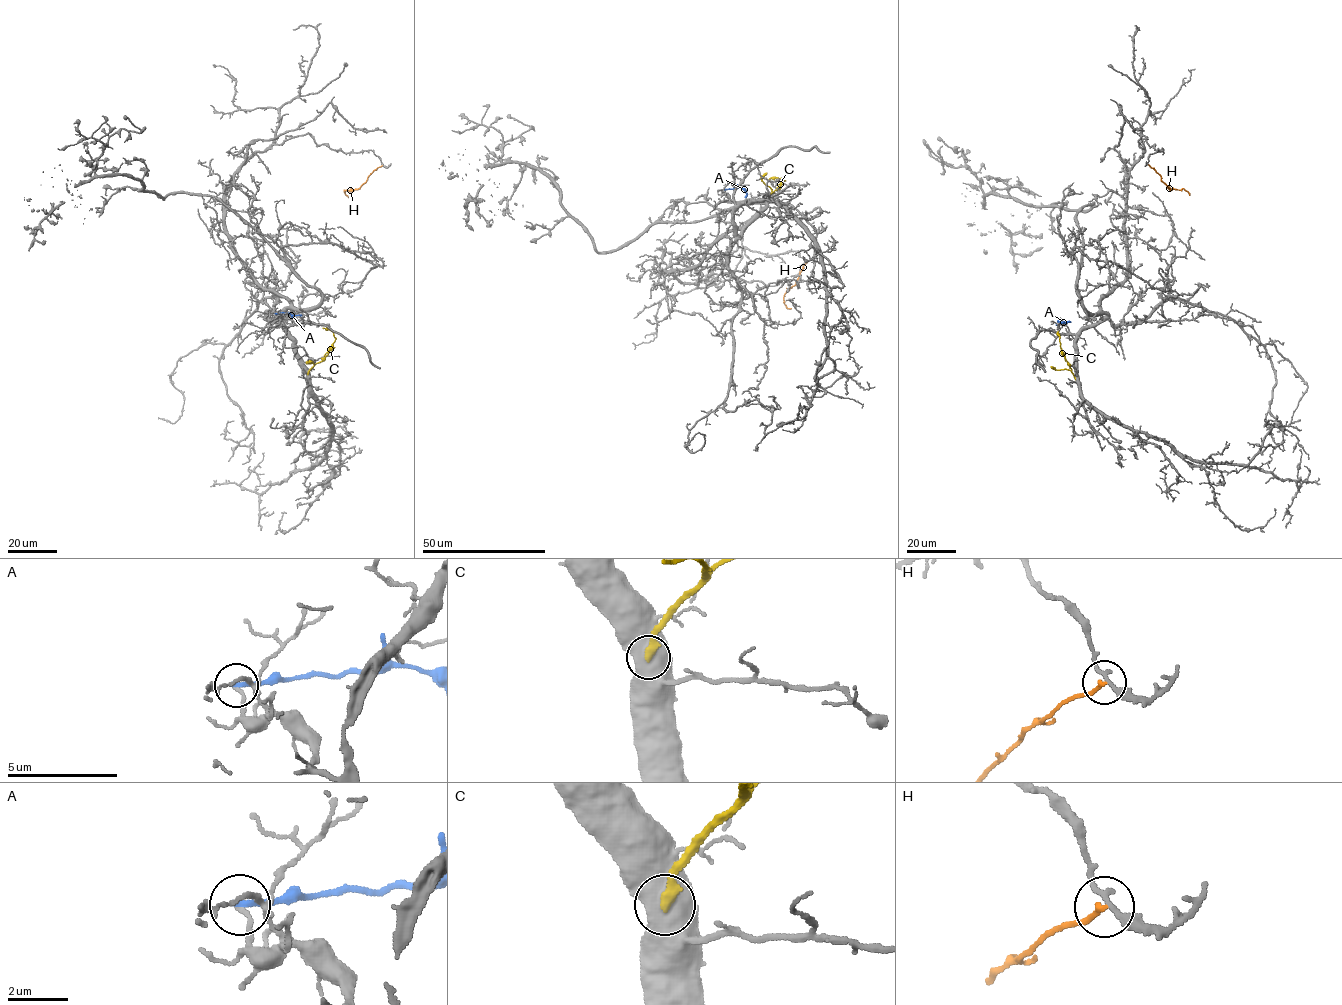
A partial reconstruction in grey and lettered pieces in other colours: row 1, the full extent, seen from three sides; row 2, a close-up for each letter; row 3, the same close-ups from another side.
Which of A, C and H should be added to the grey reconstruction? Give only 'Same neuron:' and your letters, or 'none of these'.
Same neuron: none of these

